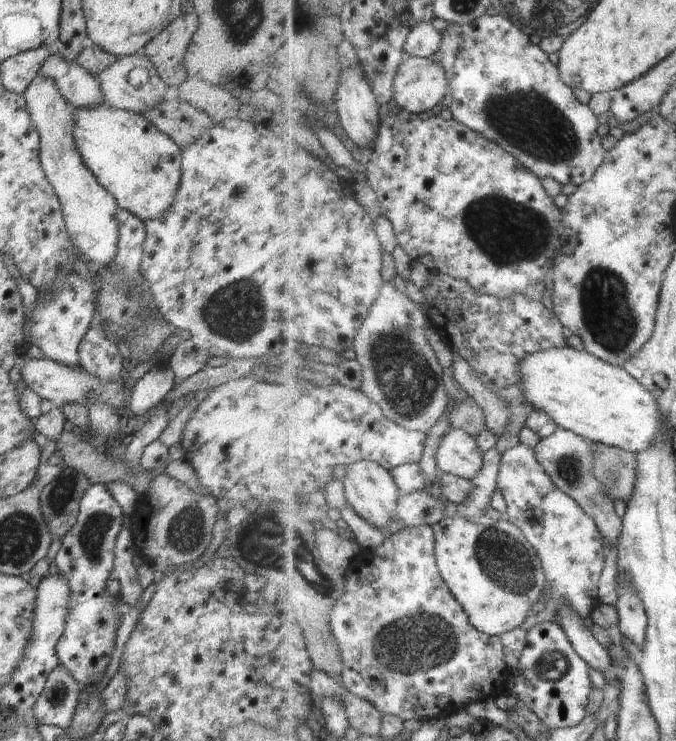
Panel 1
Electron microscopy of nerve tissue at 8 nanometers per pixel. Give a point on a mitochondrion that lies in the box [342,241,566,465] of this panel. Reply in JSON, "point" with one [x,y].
{"point":[402,374]}

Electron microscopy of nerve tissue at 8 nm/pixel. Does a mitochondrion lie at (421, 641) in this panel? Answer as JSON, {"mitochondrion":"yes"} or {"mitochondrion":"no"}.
{"mitochondrion":"yes"}

